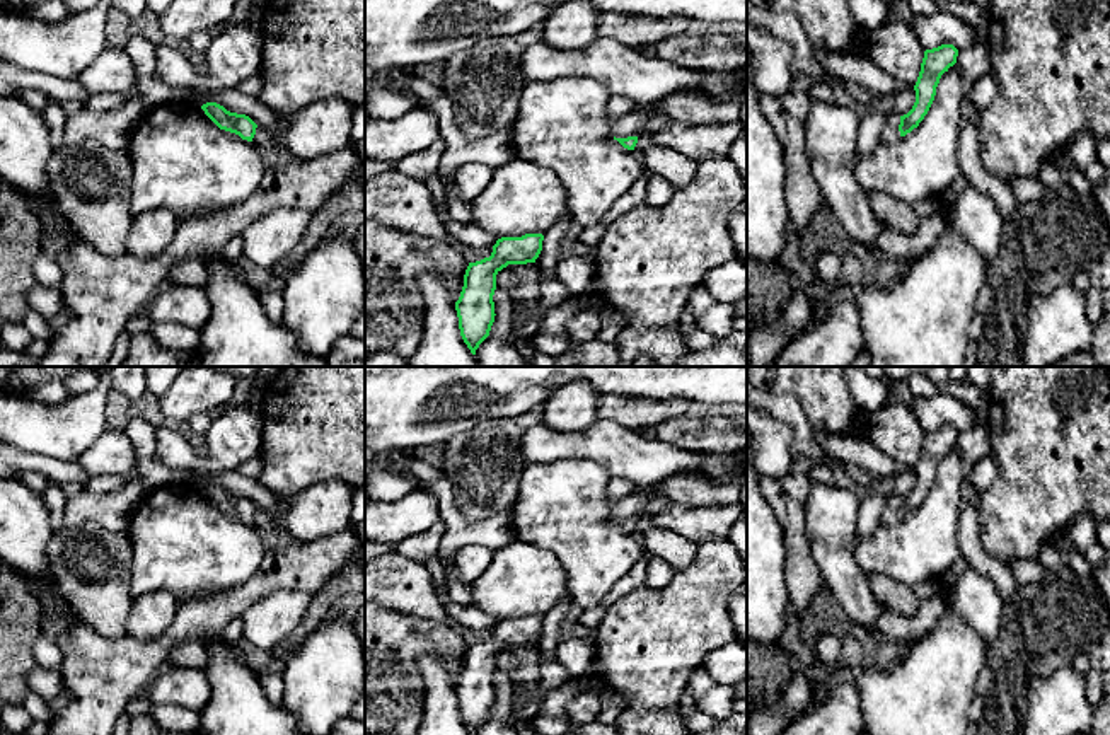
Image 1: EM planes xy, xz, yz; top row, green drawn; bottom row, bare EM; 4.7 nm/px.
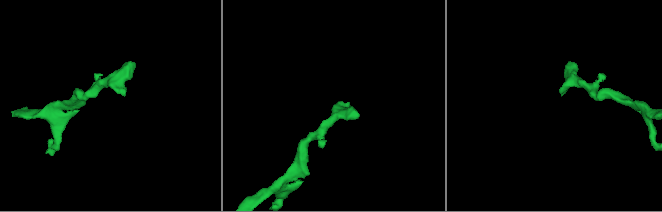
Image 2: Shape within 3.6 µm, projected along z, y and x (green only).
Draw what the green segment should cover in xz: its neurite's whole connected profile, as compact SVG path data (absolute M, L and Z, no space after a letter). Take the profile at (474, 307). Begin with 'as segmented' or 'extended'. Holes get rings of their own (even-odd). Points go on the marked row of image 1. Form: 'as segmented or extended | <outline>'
as segmented | M542 234L522 237L501 237L493 246L489 258L469 263L464 275L464 286L455 310L464 343L476 355L479 344L489 336L494 322L496 275L508 264L535 263L542 251Z

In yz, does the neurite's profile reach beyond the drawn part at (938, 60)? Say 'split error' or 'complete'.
split error

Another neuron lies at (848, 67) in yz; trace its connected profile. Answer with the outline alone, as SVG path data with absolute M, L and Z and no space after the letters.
M817 48L815 58L832 77L854 80L880 95L887 95L890 99L890 113L904 116L916 102L914 87L895 80L890 73L878 68L870 56L844 55Z

